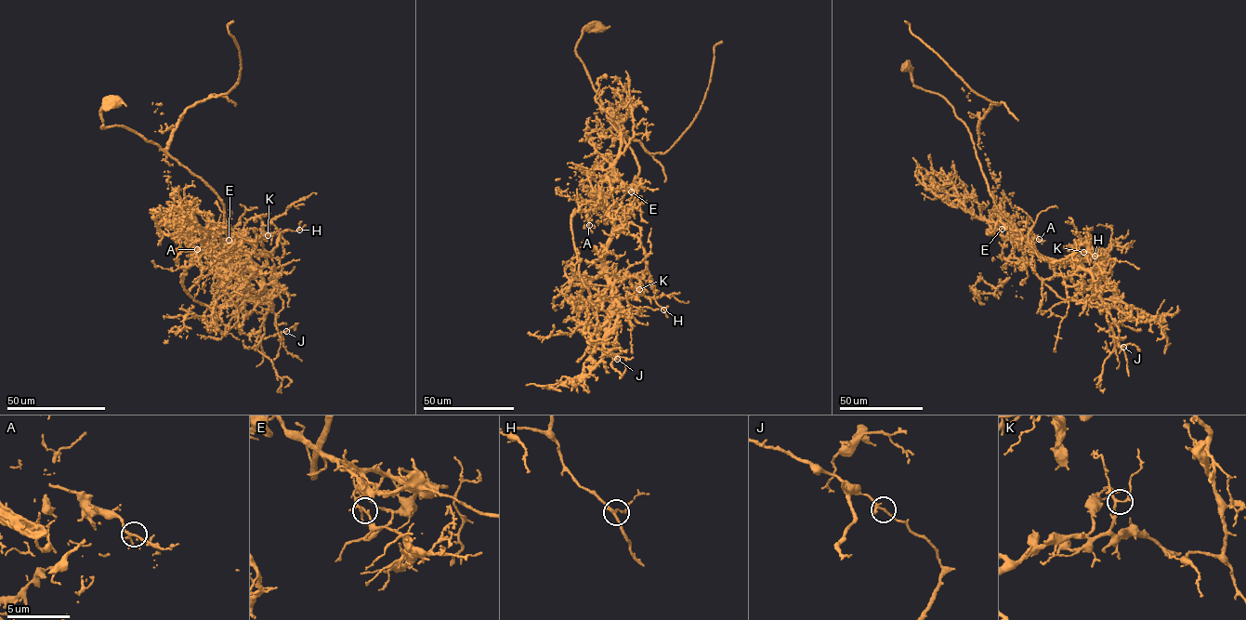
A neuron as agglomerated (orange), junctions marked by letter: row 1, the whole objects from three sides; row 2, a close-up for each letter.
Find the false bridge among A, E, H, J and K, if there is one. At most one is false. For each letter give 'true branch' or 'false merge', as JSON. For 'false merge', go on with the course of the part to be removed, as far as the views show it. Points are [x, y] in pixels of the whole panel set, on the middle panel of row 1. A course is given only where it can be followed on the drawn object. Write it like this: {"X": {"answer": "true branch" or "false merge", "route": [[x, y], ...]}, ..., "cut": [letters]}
{"A": {"answer": "true branch"}, "E": {"answer": "false merge", "route": [[631, 191], [591, 170], [609, 138], [602, 130], [664, 153], [699, 111], [722, 41]]}, "H": {"answer": "true branch"}, "J": {"answer": "true branch"}, "K": {"answer": "true branch"}, "cut": ["E"]}

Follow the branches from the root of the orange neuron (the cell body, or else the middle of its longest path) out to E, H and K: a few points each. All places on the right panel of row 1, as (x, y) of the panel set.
E: (905, 65), (913, 85), (942, 96), (963, 121), (998, 211), (1029, 241), (1013, 242), (998, 233), (1002, 229)
H: (905, 65), (913, 85), (942, 96), (963, 121), (998, 211), (1034, 253), (1055, 262), (1078, 251), (1095, 256)
K: (905, 65), (913, 85), (942, 96), (967, 127), (1002, 216), (1043, 256), (1090, 270), (1095, 257), (1083, 252)

